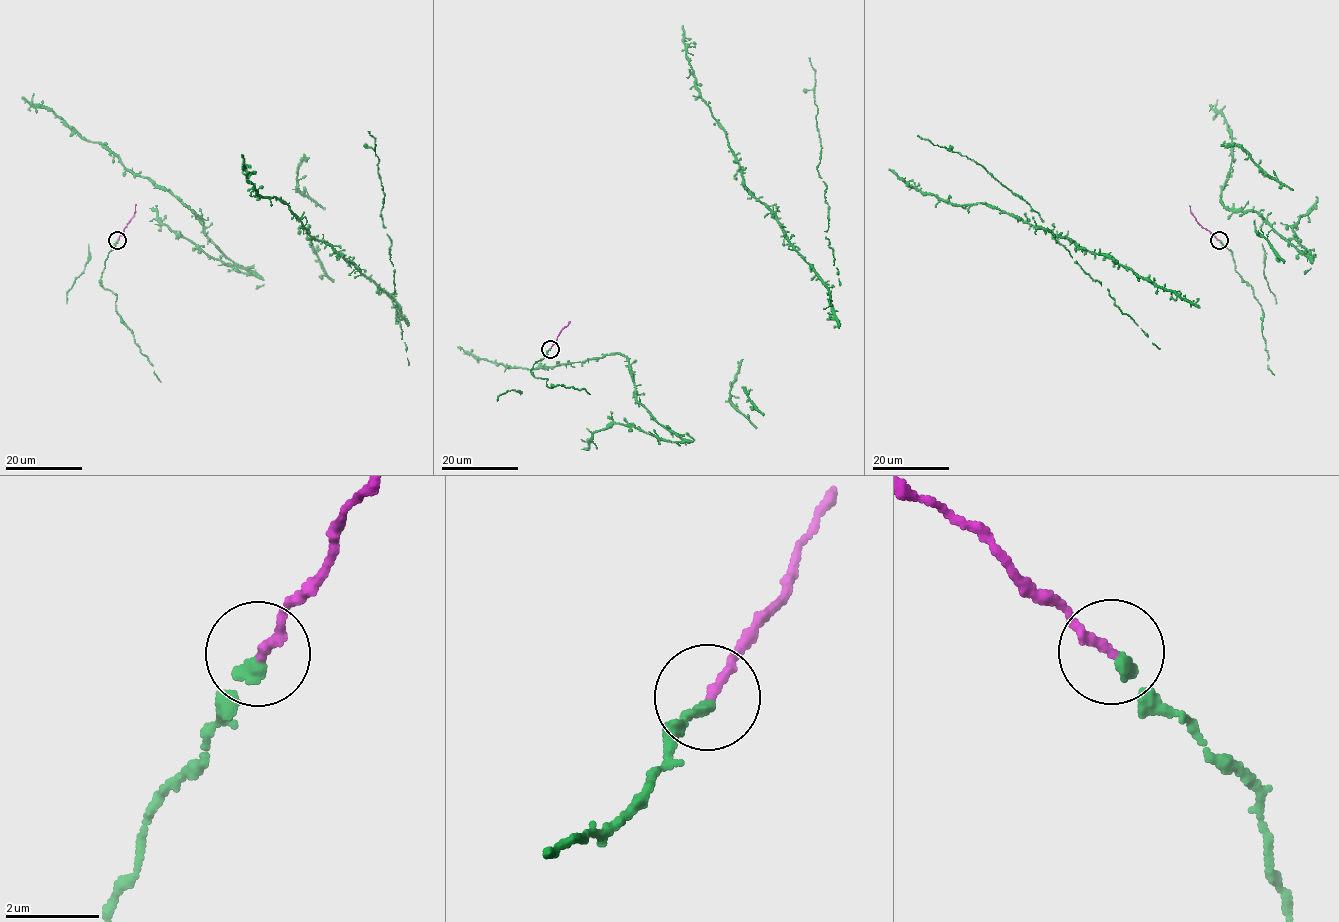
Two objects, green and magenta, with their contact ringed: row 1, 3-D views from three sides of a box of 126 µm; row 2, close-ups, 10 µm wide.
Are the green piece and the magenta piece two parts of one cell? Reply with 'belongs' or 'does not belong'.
belongs

